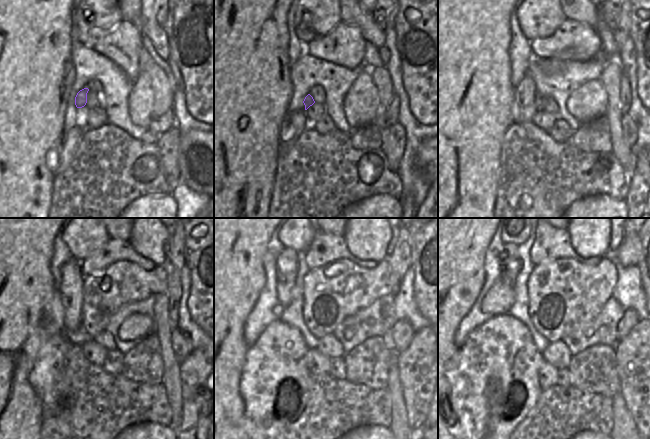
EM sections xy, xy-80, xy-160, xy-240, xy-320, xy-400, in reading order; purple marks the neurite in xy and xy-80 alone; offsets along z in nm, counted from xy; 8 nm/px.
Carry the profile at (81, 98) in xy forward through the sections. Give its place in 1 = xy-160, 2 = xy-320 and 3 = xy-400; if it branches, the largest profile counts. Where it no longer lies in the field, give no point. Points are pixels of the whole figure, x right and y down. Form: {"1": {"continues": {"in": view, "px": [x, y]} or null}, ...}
{"1": {"continues": {"in": "xy-160", "px": [538, 99]}}, "2": {"continues": {"in": "xy-320", "px": [331, 293]}}, "3": {"continues": {"in": "xy-400", "px": [563, 294]}}}

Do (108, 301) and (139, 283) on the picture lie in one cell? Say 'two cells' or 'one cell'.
one cell

